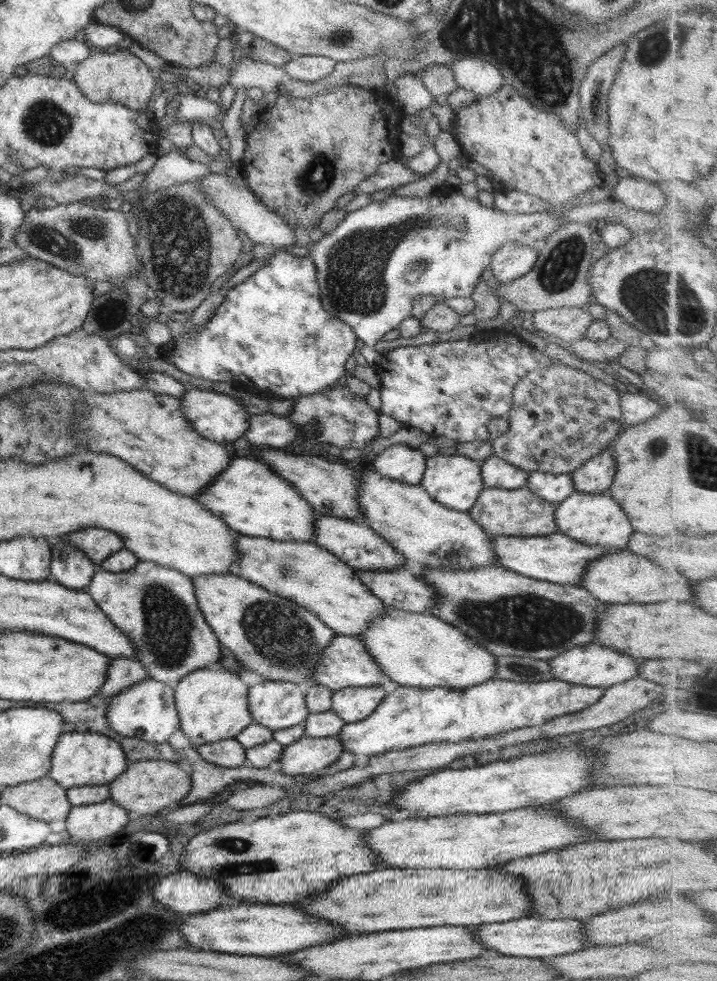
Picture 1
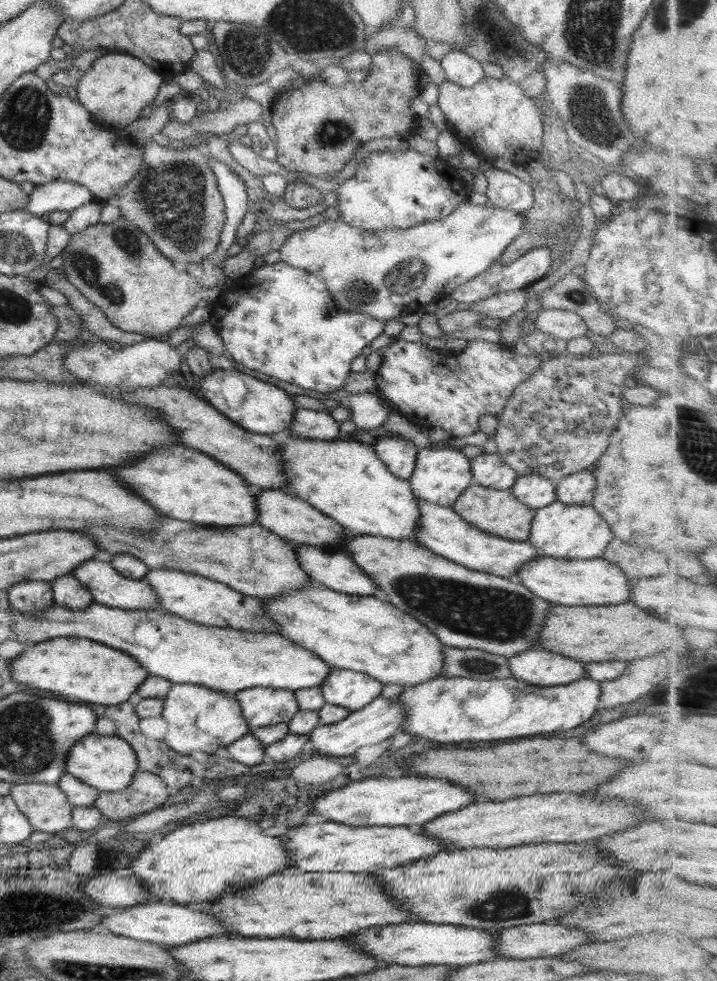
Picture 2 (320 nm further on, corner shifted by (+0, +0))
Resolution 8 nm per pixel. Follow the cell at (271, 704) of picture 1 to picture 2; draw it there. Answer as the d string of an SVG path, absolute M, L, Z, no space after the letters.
M254 687L238 691L234 695L250 732L262 726L288 723L299 711L293 691Z

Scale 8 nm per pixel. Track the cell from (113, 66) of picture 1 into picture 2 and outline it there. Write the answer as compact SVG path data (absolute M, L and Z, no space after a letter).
M108 52L97 58L77 82L76 98L93 119L104 128L125 128L140 117L140 112L154 102L164 77L150 65L126 53Z

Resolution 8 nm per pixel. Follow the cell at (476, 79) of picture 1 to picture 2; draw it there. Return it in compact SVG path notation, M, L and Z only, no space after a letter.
M451 50L439 60L446 74L446 81L462 88L478 84L484 77L483 64L462 50Z

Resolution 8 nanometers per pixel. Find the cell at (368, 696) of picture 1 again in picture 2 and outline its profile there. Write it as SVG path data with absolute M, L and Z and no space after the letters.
M332 667L319 687L326 703L356 712L376 699L383 685L362 672Z

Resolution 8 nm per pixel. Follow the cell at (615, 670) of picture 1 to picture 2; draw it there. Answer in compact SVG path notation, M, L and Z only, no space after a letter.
M528 649L507 659L512 677L538 686L568 684L585 674L585 663L546 649Z

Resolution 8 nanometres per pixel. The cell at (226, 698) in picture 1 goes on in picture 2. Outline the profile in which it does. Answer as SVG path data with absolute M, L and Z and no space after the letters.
M173 684L163 700L161 717L167 723L164 743L183 755L198 751L212 754L217 748L227 748L238 738L250 732L234 693L226 693L202 685Z

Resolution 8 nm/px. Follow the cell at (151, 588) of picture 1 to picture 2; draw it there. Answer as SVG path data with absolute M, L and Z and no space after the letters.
M90 559L81 562L77 567L74 567L70 573L90 591L90 594L93 596L93 602L124 610L157 610L161 613L167 612L161 605L159 596L144 578L141 580L126 578L110 563Z

